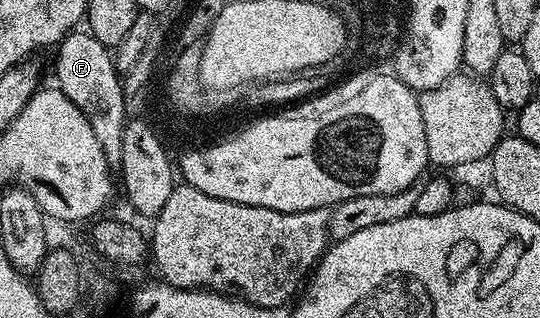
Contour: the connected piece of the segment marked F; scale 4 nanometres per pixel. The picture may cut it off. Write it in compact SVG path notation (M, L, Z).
M74 30L56 45L55 52L57 52L56 87L60 88L67 98L71 98L71 102L75 102L79 110L83 110L87 122L91 122L91 130L95 130L95 138L99 138L99 146L103 146L103 154L110 171L120 171L123 130L127 123L127 115L124 108L122 77L117 71L110 49L97 41L92 32Z

